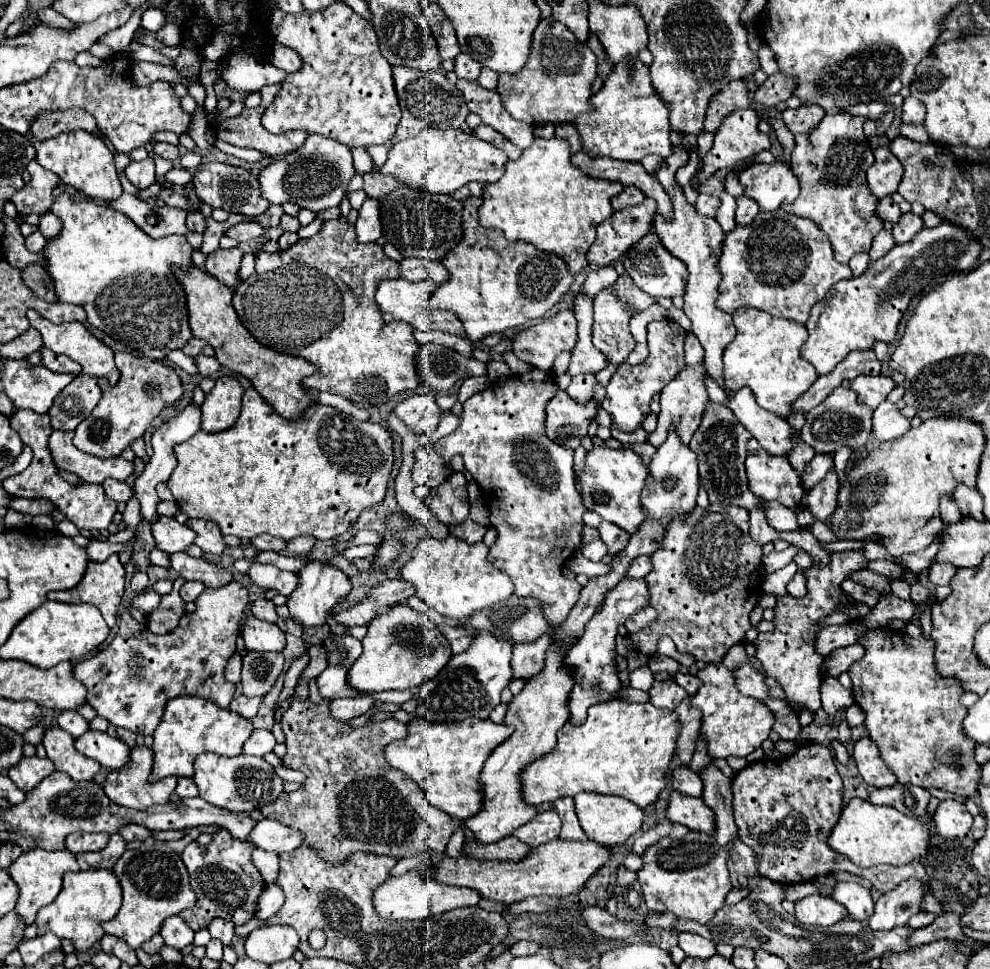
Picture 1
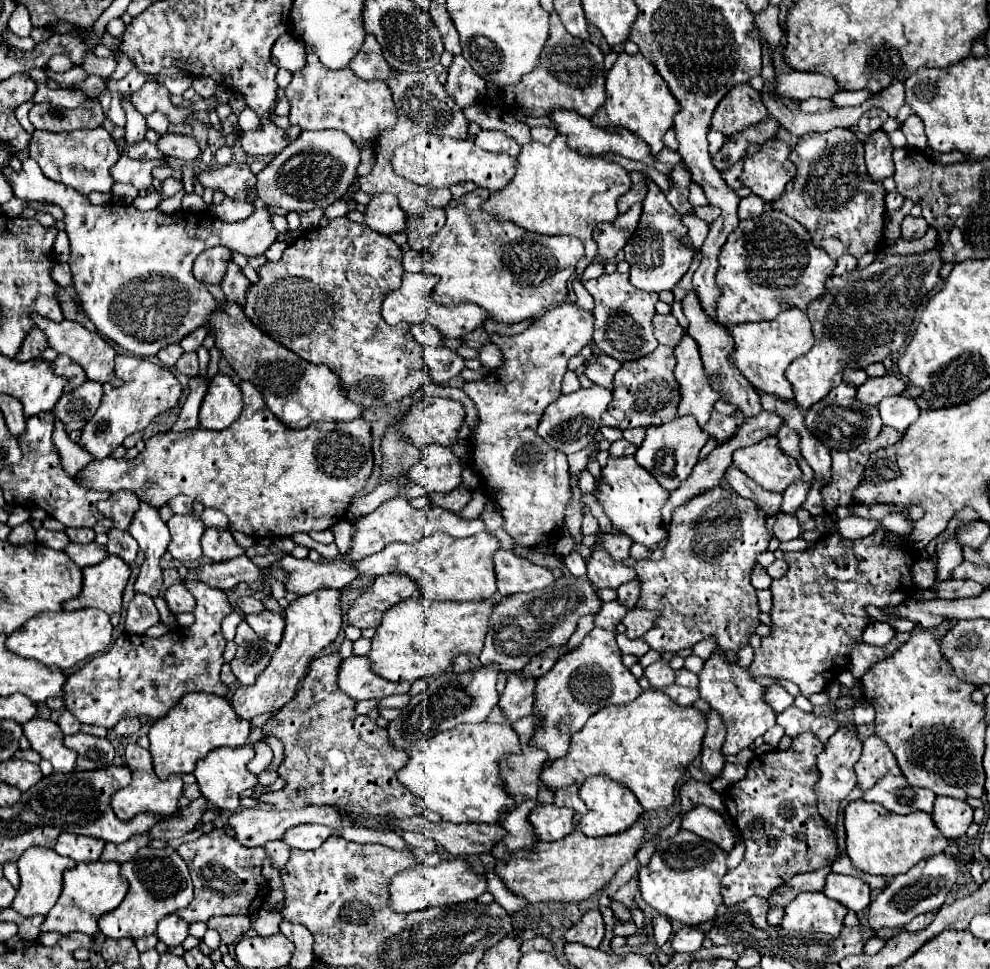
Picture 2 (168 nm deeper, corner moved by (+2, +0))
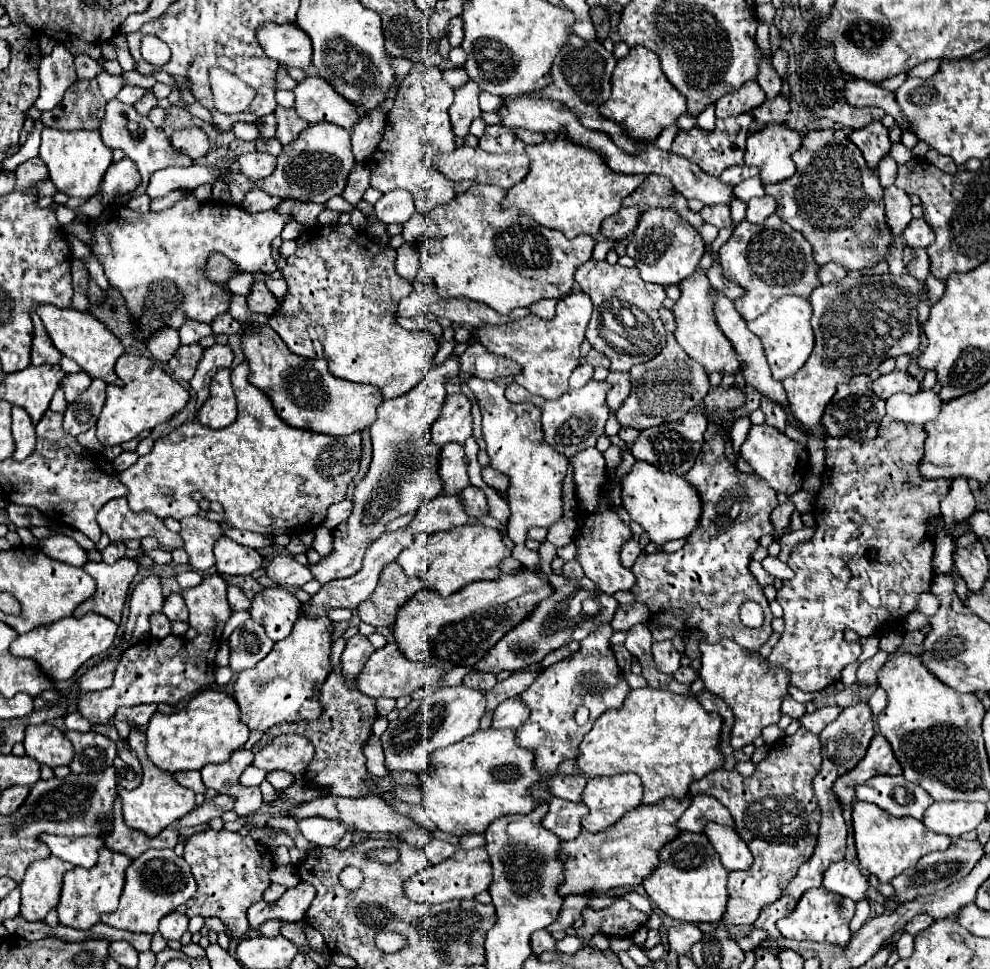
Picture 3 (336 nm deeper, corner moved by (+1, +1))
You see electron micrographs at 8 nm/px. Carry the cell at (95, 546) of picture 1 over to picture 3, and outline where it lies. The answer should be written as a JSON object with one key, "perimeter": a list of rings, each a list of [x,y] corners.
{"perimeter":[[[55,533],[47,539],[43,539],[41,551],[45,555],[49,555],[51,559],[57,559],[57,561],[63,561],[63,563],[69,563],[75,567],[81,567],[87,563],[87,553],[77,545],[75,539],[67,537],[67,535]]]}

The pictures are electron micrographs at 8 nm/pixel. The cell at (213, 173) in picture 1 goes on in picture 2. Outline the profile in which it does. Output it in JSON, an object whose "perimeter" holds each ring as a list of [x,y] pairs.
{"perimeter":[[[232,162],[222,168],[204,168],[196,180],[210,190],[224,192],[230,200],[248,200],[250,190],[256,186],[256,176],[246,162]]]}

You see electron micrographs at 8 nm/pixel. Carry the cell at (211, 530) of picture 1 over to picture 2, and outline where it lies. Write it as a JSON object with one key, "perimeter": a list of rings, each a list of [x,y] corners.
{"perimeter":[[[206,528],[202,536],[202,552],[208,556],[212,562],[222,562],[228,558],[236,558],[244,554],[244,548],[236,544],[232,534],[228,530],[218,530],[218,528]]]}

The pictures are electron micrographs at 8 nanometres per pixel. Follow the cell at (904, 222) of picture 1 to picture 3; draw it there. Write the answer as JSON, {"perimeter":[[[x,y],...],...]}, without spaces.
{"perimeter":[[[913,219],[909,223],[909,227],[905,229],[905,241],[909,247],[913,249],[923,249],[923,247],[929,247],[935,239],[935,233],[933,229],[923,221],[923,219]]]}

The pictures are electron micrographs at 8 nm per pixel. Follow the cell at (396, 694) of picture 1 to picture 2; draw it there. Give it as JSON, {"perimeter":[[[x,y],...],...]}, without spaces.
{"perimeter":[[[350,656],[338,668],[338,688],[354,700],[380,700],[390,694],[406,694],[410,690],[410,682],[384,682],[368,670],[366,656]]]}

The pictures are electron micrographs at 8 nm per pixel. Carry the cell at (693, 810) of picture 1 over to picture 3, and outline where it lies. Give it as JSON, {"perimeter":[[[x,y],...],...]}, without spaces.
{"perimeter":[[[707,825],[705,835],[719,853],[725,869],[737,871],[737,869],[749,869],[749,865],[753,865],[753,855],[735,829],[723,825]]]}

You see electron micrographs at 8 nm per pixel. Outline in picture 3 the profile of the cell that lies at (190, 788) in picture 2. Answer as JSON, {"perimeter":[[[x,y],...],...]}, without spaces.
{"perimeter":[[[177,771],[177,773],[173,773],[173,779],[179,785],[183,785],[183,787],[195,791],[195,793],[203,793],[205,791],[205,785],[201,781],[201,773],[199,771]]]}

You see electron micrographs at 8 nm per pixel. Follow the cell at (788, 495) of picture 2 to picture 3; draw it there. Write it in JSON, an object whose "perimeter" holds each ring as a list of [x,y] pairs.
{"perimeter":[[[787,501],[787,503],[781,503],[773,513],[771,513],[771,521],[773,521],[773,529],[775,529],[775,539],[781,537],[781,533],[785,529],[789,529],[789,519],[791,519],[791,513],[795,511],[793,503]]]}

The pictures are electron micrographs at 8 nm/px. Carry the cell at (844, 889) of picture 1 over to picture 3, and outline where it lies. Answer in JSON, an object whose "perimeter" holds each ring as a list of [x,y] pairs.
{"perimeter":[[[843,859],[833,863],[825,873],[823,873],[823,887],[849,897],[853,901],[865,899],[865,891],[867,891],[867,877],[861,873],[859,867],[855,867],[851,861]]]}

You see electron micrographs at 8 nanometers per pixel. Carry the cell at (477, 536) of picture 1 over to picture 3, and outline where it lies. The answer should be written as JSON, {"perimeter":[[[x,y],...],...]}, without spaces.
{"perimeter":[[[451,355],[449,359],[445,359],[445,363],[441,363],[437,367],[431,367],[431,371],[423,377],[423,381],[417,383],[409,393],[405,393],[401,397],[395,397],[395,399],[387,399],[379,405],[377,421],[371,425],[373,461],[371,461],[371,467],[367,471],[367,475],[355,487],[353,513],[349,515],[347,521],[337,525],[339,529],[333,531],[333,537],[335,537],[333,553],[329,557],[323,557],[319,565],[309,565],[315,579],[321,585],[325,585],[333,579],[355,575],[363,565],[363,555],[365,555],[367,547],[381,537],[381,533],[385,531],[385,525],[389,521],[393,521],[393,519],[397,519],[405,513],[413,513],[423,503],[427,503],[429,499],[441,495],[441,491],[443,491],[443,483],[441,483],[441,475],[439,475],[441,447],[433,445],[433,441],[431,441],[431,423],[441,415],[441,405],[445,401],[445,381],[449,377],[455,377],[455,375],[459,375],[459,357]]]}

